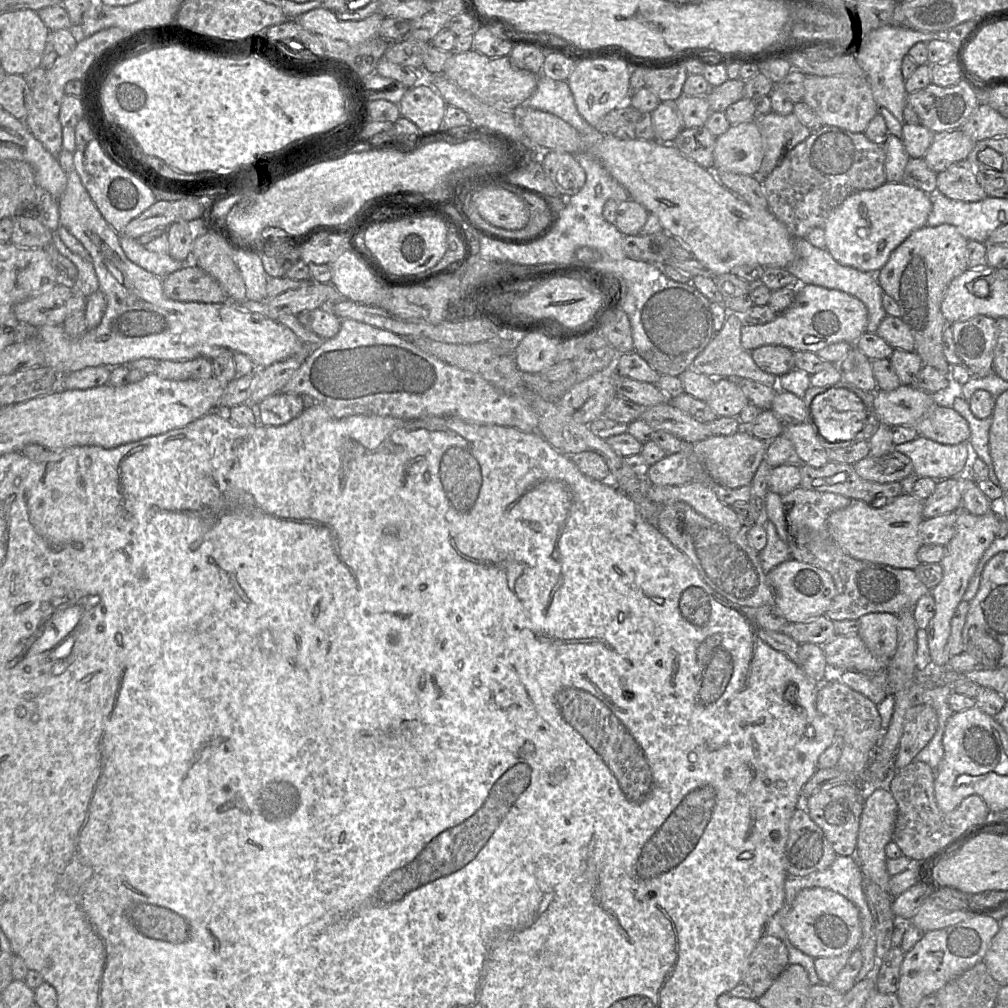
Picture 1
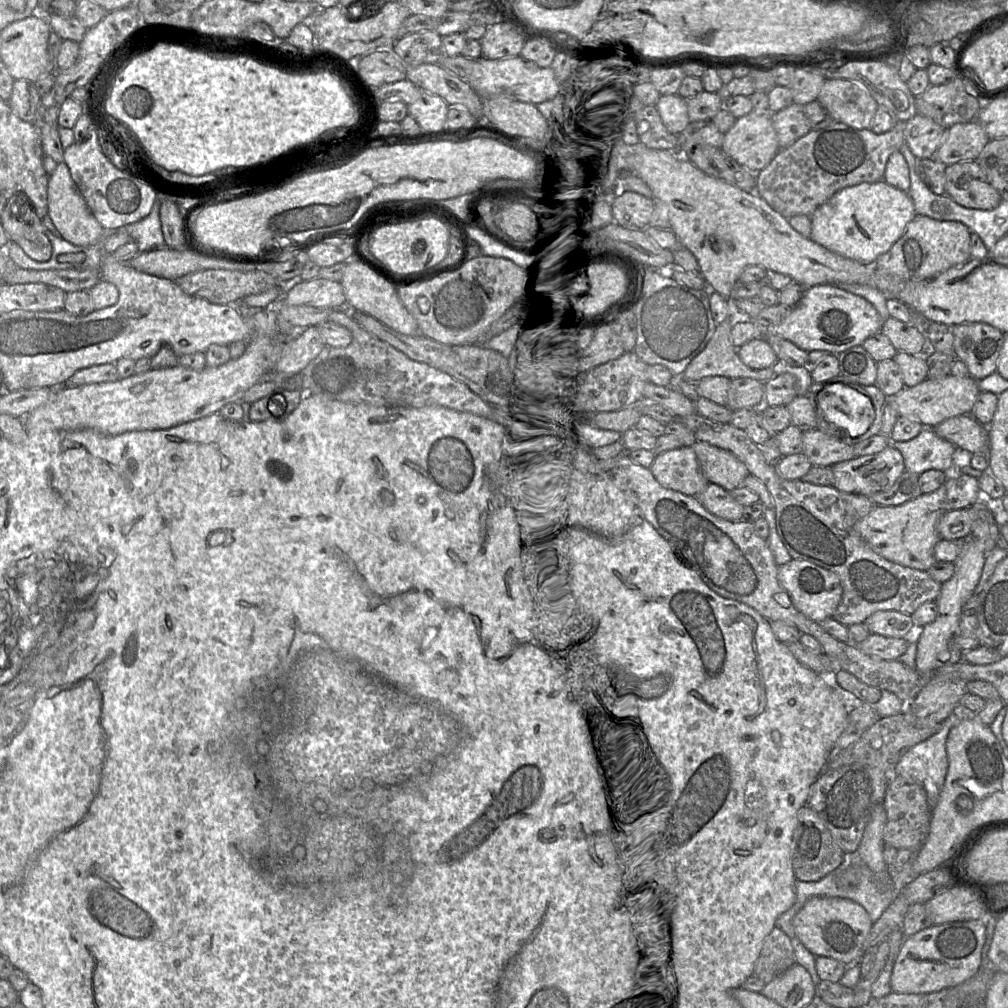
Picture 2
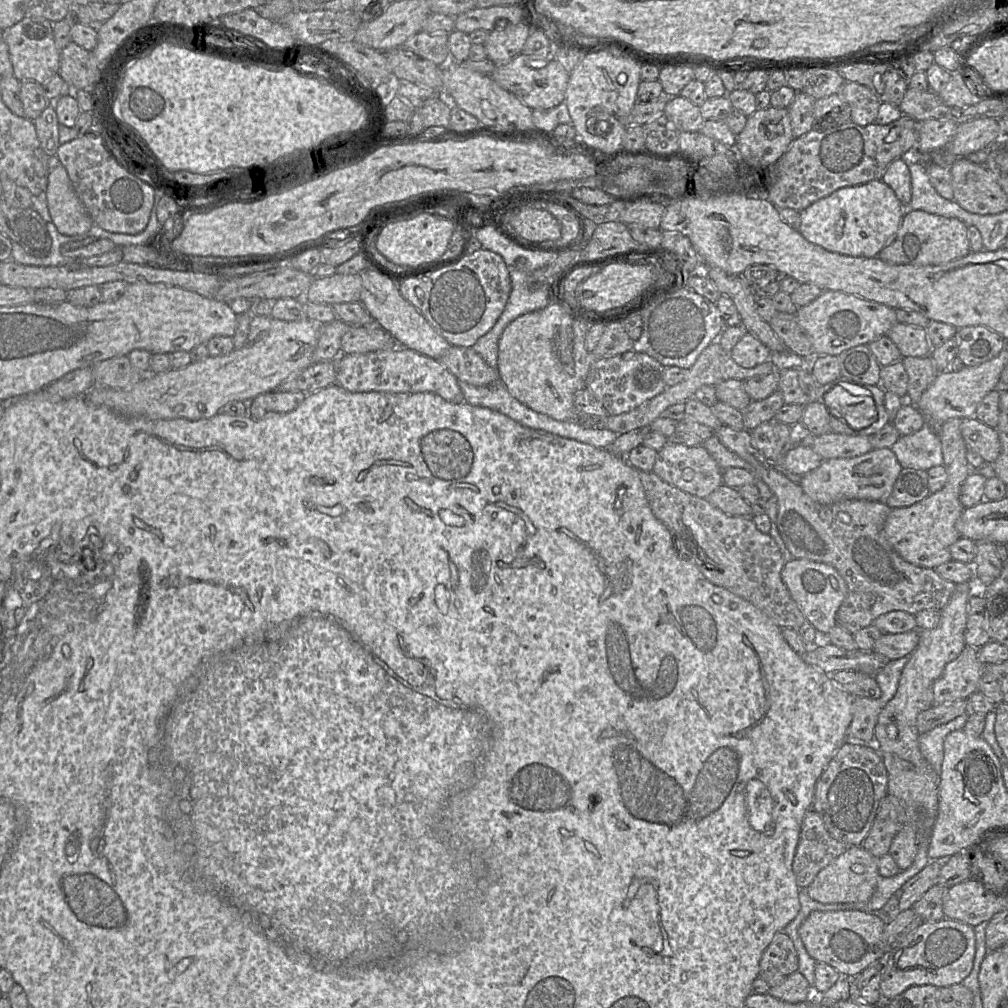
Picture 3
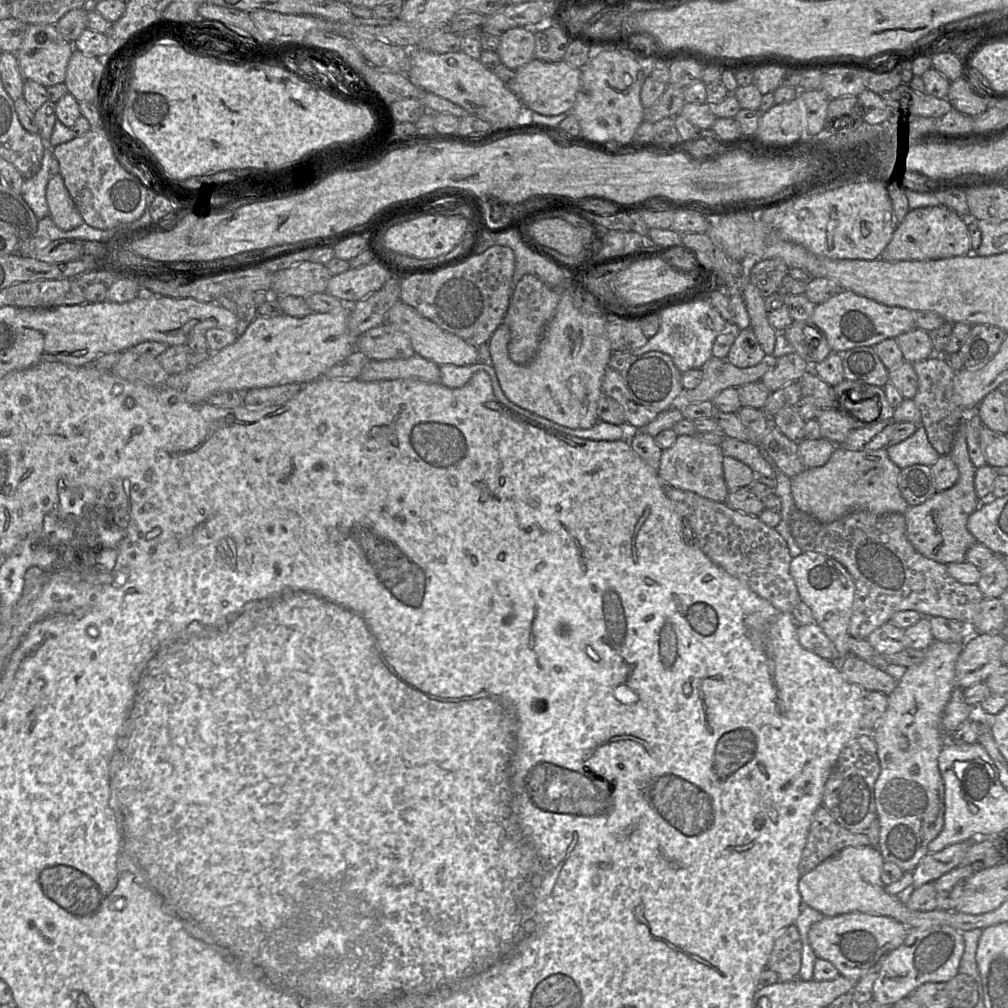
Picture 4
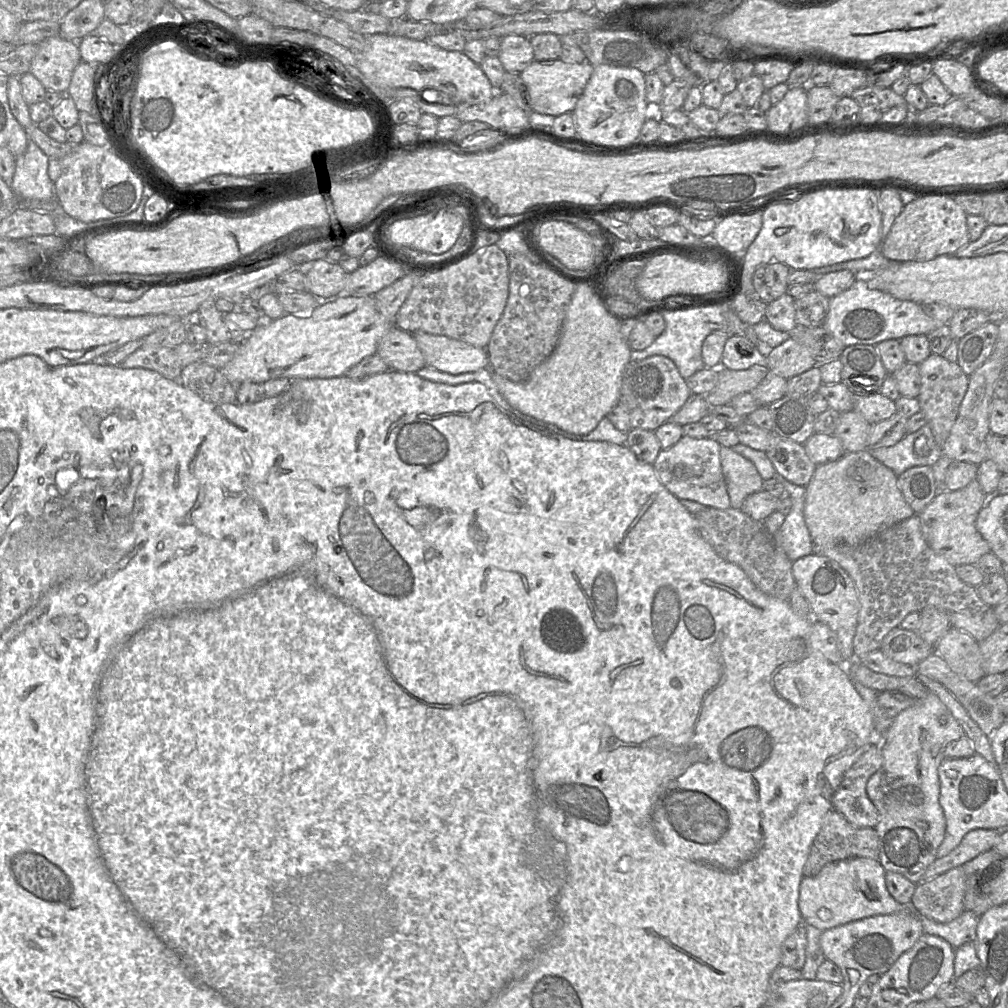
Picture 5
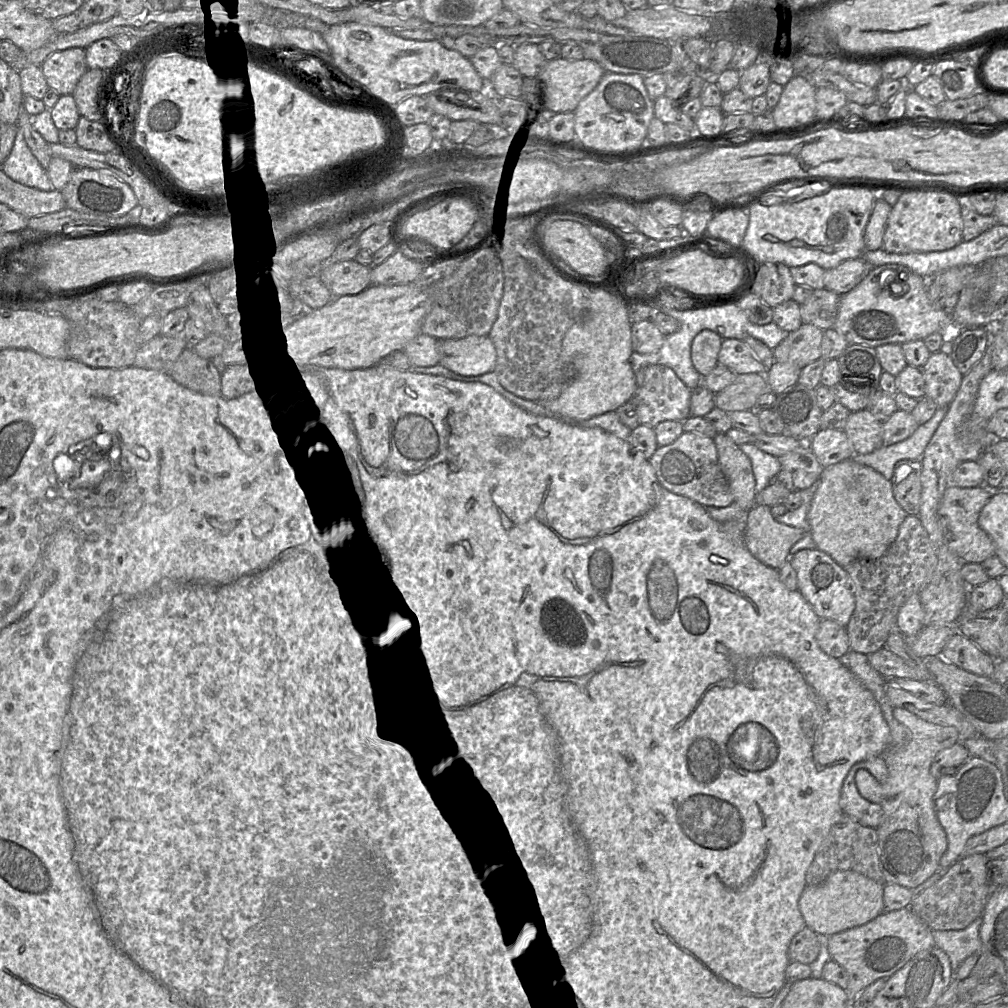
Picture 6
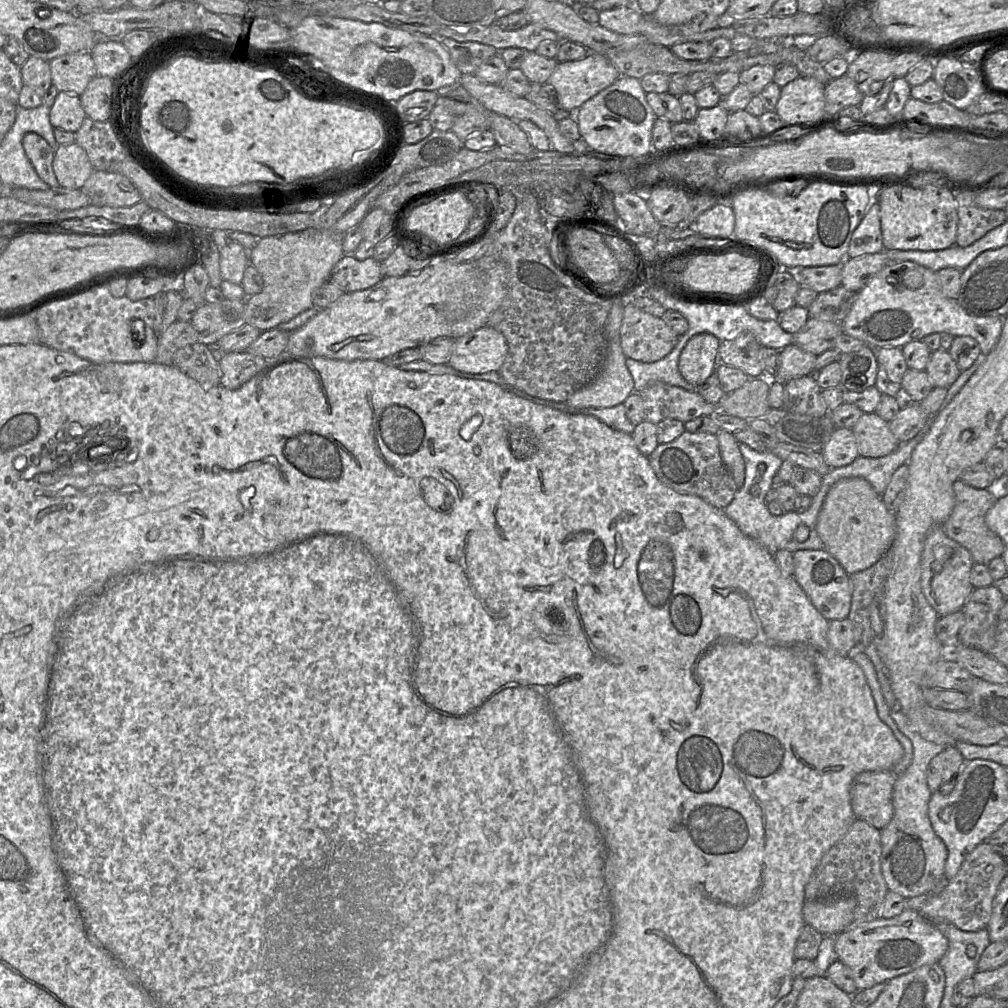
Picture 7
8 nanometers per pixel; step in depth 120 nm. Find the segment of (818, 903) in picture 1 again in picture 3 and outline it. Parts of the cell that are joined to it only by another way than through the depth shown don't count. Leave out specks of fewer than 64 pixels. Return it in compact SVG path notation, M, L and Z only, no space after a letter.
M859 910L812 911L802 922L798 934L808 954L833 967L842 976L861 973L872 963L885 959L883 932L886 924L876 913Z

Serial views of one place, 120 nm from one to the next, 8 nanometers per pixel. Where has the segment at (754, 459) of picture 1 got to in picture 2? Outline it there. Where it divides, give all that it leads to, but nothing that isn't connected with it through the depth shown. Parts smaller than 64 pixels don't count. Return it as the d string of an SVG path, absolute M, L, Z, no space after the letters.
M696 442L691 447L710 484L718 485L729 492L741 486L743 480L750 474L746 465L727 450L706 442Z

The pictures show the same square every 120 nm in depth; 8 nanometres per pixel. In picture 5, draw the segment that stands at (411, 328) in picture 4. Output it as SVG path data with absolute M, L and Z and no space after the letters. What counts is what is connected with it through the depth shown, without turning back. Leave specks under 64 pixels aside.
M411 333L427 365L452 375L476 372L489 367L485 348L443 335Z

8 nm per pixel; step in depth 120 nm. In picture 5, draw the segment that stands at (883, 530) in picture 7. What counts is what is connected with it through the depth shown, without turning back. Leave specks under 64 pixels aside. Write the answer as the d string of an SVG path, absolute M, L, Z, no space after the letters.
M868 449L846 452L836 461L817 465L805 488L804 520L813 542L813 551L814 546L831 548L843 544L851 546L862 544L878 532L915 515L898 486L898 476L875 459Z

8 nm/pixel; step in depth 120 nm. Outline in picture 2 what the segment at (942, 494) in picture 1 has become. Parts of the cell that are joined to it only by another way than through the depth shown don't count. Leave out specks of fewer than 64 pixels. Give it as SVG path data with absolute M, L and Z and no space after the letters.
M955 469L947 474L944 511L970 507L983 498L977 478L962 474Z

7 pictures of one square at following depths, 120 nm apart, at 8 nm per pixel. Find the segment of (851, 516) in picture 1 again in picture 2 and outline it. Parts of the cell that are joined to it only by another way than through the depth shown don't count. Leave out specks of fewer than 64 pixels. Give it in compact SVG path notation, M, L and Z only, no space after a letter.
M942 484L936 491L921 494L898 506L875 506L855 525L855 530L870 547L885 559L896 564L927 571L936 559L934 547L940 540L937 524L944 514L946 486Z

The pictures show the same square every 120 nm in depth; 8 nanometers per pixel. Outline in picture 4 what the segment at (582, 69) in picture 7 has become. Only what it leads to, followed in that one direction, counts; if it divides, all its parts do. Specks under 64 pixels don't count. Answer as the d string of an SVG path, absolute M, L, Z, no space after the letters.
M534 57L515 70L513 92L527 111L544 116L555 116L572 109L580 87L580 77L581 68L571 66L563 60L549 62Z

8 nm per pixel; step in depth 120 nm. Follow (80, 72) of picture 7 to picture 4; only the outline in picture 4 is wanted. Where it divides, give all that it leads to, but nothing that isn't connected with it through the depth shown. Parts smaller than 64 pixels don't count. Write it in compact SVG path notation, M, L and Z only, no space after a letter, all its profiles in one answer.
M30 24L27 26L22 44L15 55L24 79L49 87L64 82L66 69L73 51L73 44L63 39L55 25Z

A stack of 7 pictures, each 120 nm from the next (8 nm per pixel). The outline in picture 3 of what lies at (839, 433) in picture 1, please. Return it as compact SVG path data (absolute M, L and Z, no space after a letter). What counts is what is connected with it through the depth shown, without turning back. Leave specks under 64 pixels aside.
M836 385L824 395L827 411L853 430L869 427L877 420L877 409L872 395L853 395Z

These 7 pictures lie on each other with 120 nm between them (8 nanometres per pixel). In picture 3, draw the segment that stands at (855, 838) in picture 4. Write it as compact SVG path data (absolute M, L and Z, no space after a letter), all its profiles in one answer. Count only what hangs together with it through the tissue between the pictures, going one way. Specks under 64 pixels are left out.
M810 808L803 819L792 862L799 888L807 888L819 871L843 854L847 848L849 848L847 845L829 834L822 817Z

